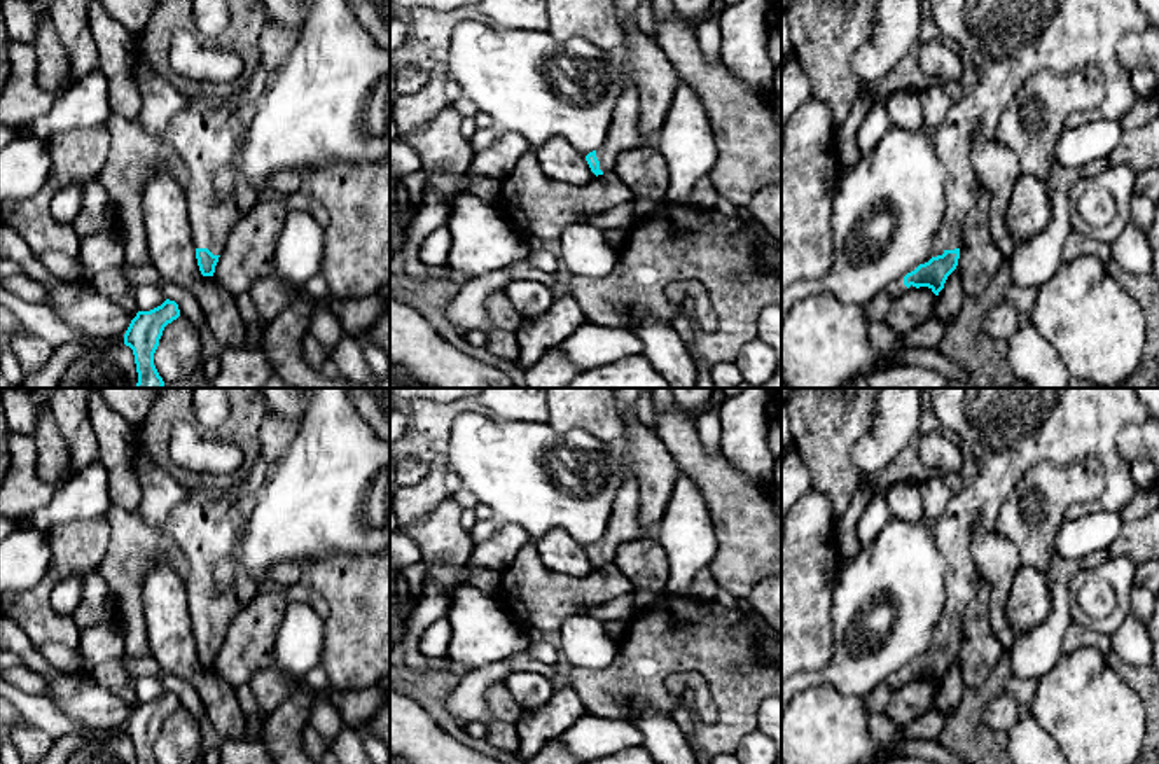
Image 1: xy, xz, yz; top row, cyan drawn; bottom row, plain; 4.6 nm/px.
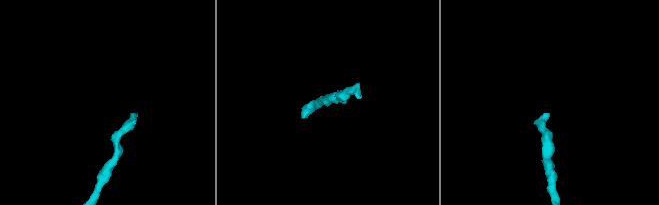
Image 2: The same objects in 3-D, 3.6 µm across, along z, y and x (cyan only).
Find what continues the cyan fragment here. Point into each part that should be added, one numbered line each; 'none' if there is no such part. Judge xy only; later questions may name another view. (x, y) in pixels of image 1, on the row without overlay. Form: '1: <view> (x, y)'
1: xy (205, 532)

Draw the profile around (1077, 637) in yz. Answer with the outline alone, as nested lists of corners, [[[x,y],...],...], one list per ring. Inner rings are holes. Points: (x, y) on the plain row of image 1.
[[[1072,621],[1065,631],[1065,638],[1061,642],[1061,652],[1072,654],[1080,649],[1093,647],[1103,654],[1112,650],[1110,647],[1110,635],[1091,631],[1082,624]]]

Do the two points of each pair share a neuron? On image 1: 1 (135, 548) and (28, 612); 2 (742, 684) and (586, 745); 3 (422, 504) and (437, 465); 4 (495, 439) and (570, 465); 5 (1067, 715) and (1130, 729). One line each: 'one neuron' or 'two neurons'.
1: one neuron
2: two neurons
3: one neuron
4: one neuron
5: one neuron

